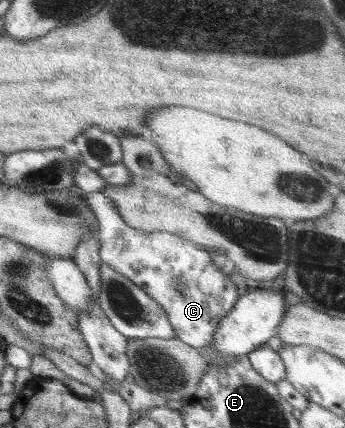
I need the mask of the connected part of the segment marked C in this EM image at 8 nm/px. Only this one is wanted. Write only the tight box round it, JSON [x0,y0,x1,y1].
[83,192,241,351]

